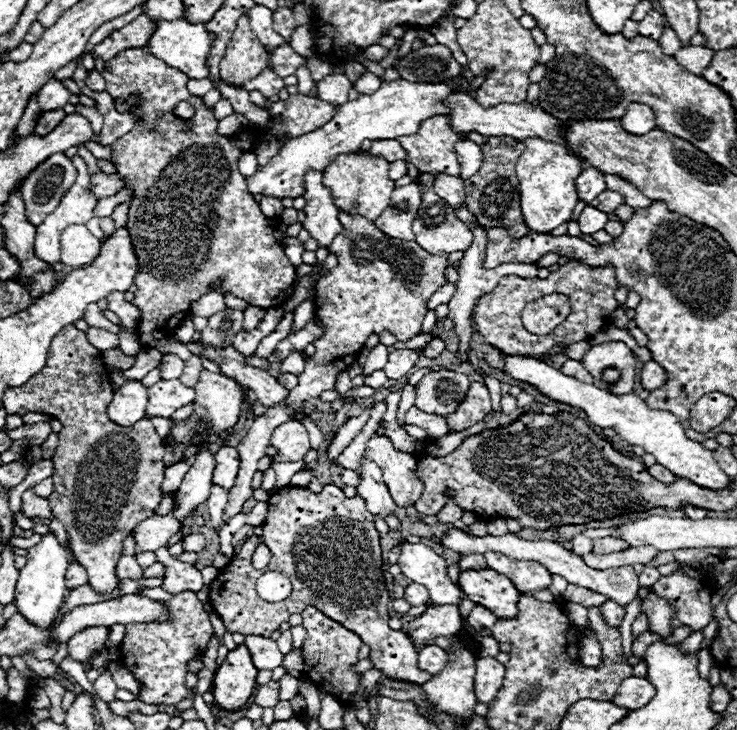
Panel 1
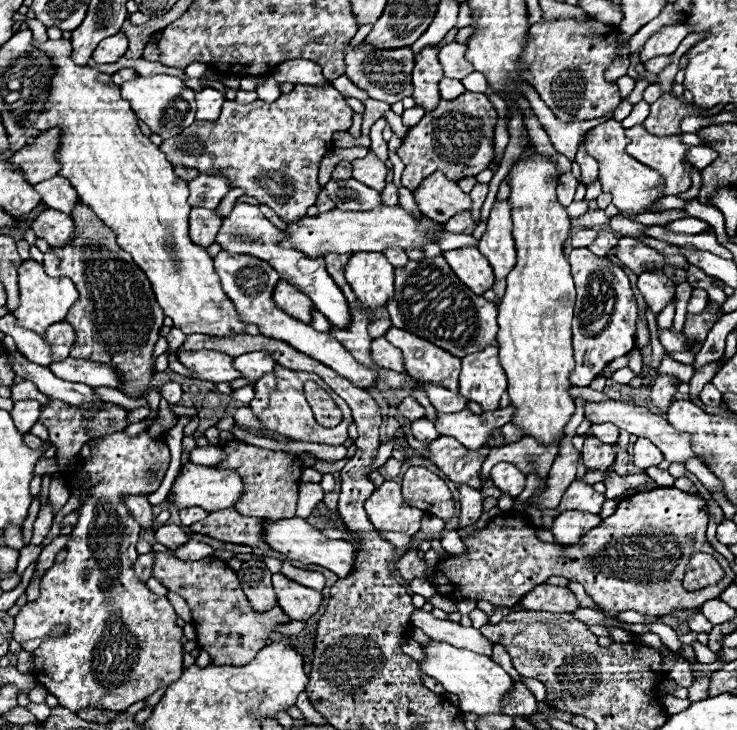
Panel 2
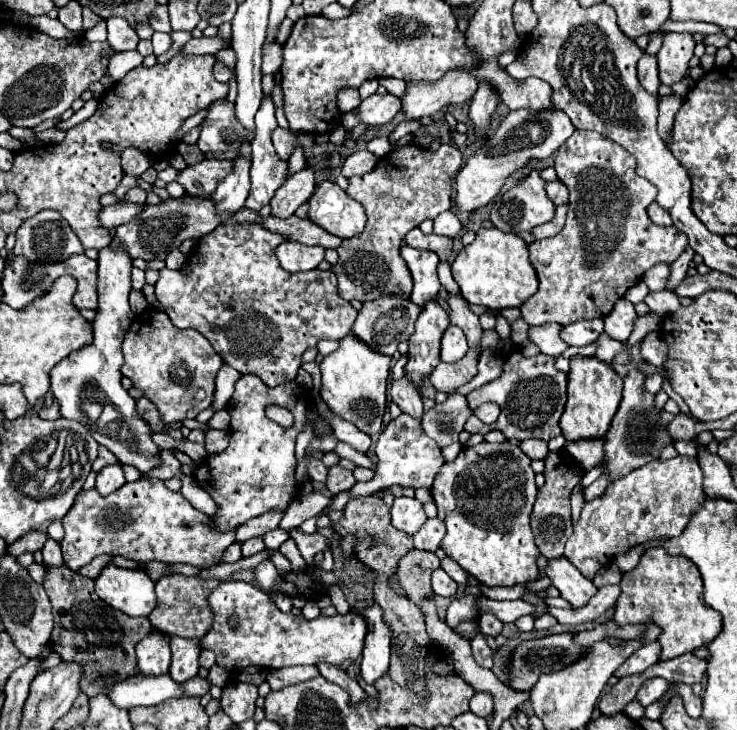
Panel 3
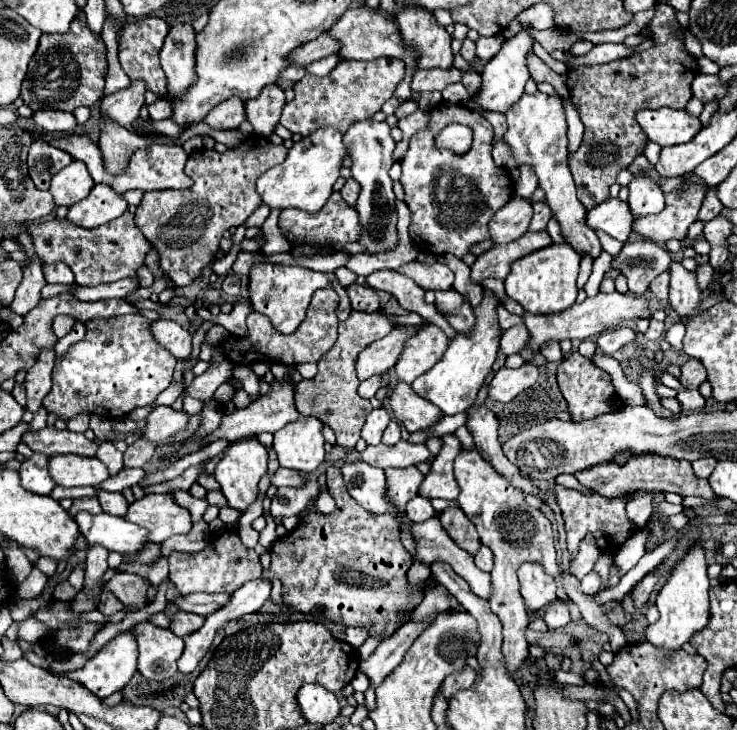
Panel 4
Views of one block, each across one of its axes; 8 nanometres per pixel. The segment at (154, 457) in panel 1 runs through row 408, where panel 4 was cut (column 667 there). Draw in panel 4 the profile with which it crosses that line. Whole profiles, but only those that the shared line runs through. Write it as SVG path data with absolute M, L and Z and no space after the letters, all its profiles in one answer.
M658 4L656 16L650 22L656 46L650 50L608 64L576 66L568 70L566 84L570 88L570 98L584 124L582 144L568 156L568 166L578 188L578 200L587 211L610 200L610 186L616 182L618 172L628 168L648 144L646 134L636 124L636 112L664 106L682 109L692 98L690 84L700 70L696 60L684 50L684 44L674 36L676 28L680 28L674 12L676 10L668 4Z

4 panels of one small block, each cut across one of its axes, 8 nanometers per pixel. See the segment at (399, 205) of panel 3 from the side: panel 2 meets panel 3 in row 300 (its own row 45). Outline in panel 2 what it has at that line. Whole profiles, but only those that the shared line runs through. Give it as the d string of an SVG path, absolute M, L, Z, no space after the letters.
M360 44L358 50L348 46L346 50L346 76L370 98L382 100L388 104L400 102L406 96L412 96L412 68L414 68L414 52L410 48L398 50L368 50L366 44Z

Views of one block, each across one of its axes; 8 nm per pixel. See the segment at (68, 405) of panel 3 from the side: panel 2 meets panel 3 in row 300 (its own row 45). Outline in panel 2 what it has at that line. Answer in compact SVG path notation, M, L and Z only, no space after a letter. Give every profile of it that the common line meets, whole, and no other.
M118 32L116 36L110 36L108 40L102 40L98 44L98 48L94 50L92 58L98 62L98 64L112 64L112 62L118 62L128 50L128 38L124 32Z

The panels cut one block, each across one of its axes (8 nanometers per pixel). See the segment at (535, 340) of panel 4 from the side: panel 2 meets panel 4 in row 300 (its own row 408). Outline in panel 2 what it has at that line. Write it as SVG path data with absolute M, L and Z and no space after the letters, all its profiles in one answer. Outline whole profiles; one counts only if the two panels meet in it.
M606 400L606 402L586 402L584 404L584 418L590 420L592 424L602 424L602 422L612 422L616 424L620 430L628 430L630 434L638 436L638 438L648 438L652 440L652 444L656 444L664 458L668 462L678 462L682 464L686 458L692 458L692 446L690 446L690 436L684 432L678 432L676 428L672 428L662 416L652 414L648 408L644 406L636 406L632 402L622 402L622 400Z

